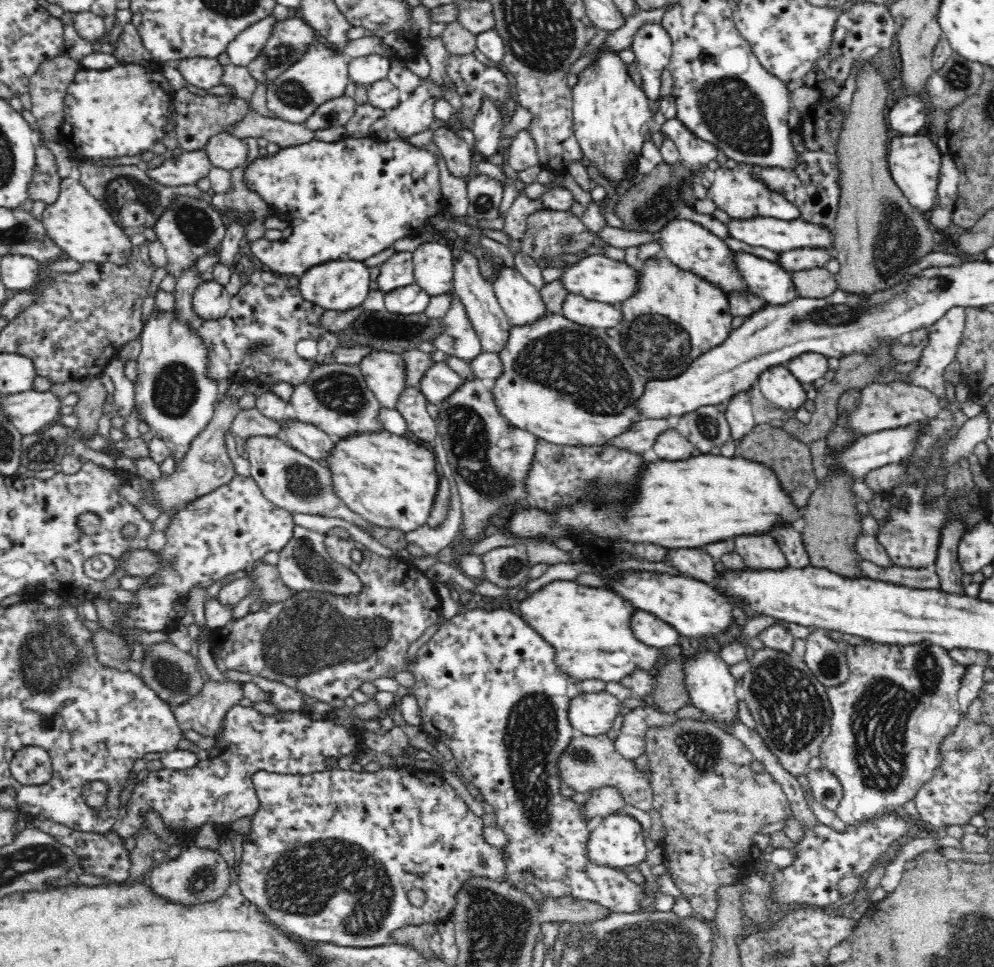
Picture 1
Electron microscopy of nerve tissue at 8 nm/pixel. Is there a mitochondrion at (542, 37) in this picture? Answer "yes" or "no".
yes

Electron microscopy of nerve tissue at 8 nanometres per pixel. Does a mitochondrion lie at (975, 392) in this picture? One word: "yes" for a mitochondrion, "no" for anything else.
no

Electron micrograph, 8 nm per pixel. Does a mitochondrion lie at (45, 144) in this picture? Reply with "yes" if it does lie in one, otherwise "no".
no

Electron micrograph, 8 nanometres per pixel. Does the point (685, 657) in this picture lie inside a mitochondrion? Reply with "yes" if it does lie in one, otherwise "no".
no

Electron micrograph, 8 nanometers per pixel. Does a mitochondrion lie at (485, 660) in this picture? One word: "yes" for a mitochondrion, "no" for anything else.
no

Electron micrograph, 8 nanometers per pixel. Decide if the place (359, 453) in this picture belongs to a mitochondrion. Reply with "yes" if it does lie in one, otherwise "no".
no

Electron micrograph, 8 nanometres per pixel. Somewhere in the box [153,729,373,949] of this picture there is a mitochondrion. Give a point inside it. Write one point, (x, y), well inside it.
(204, 878)

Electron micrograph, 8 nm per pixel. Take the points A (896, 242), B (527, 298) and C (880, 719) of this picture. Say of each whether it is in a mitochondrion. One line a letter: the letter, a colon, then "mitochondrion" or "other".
A: mitochondrion
B: other
C: mitochondrion

